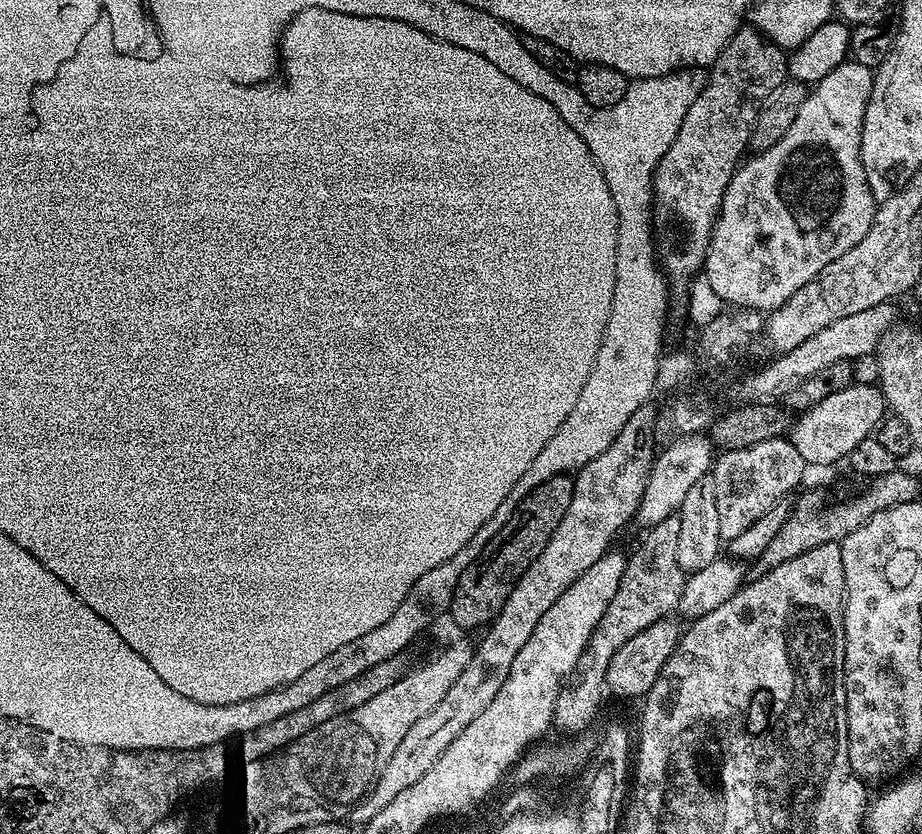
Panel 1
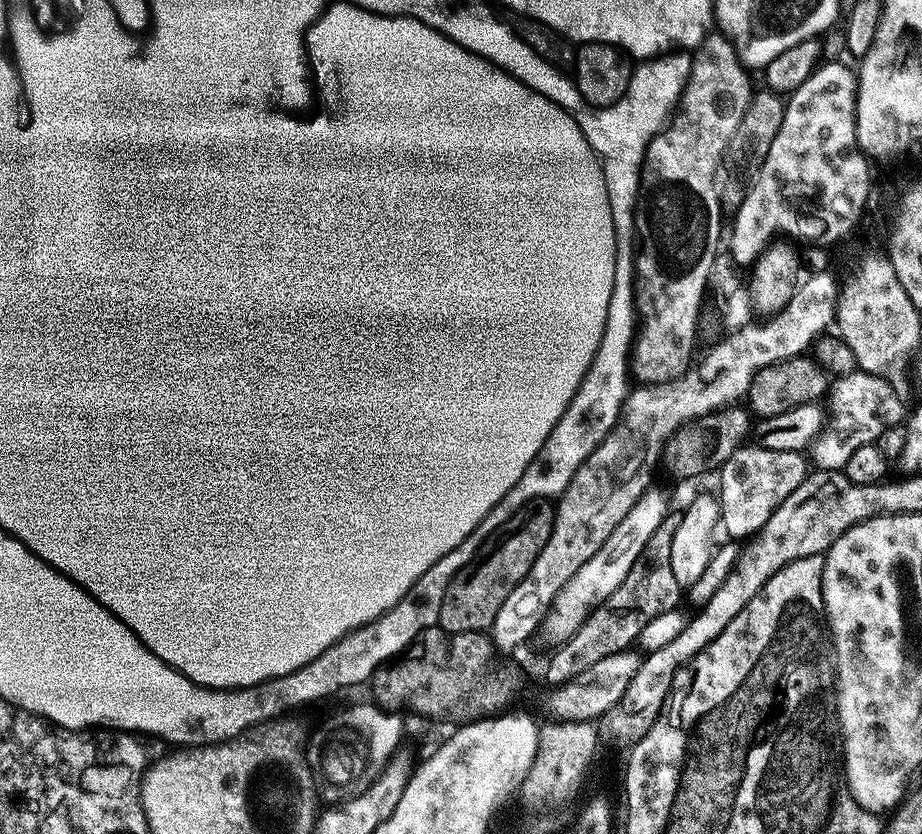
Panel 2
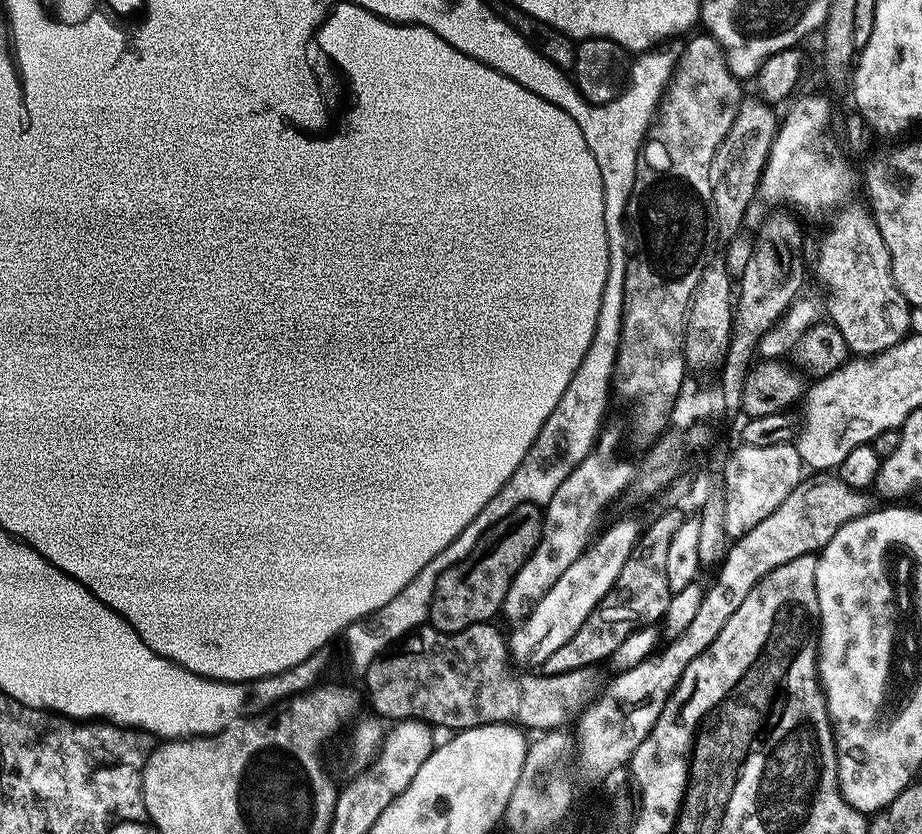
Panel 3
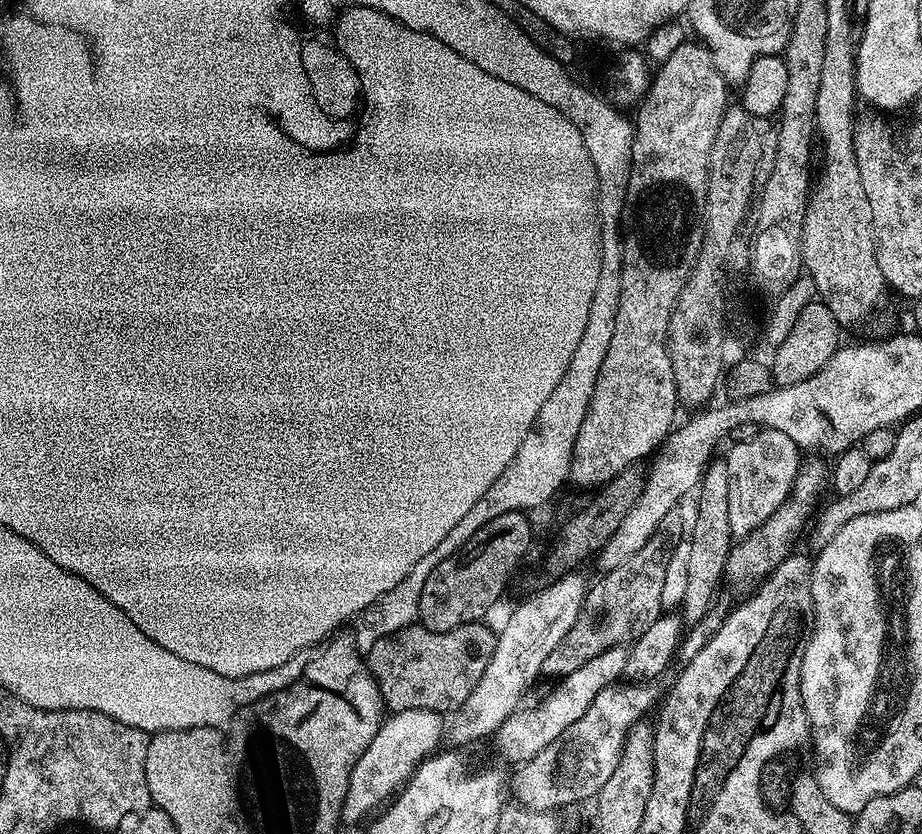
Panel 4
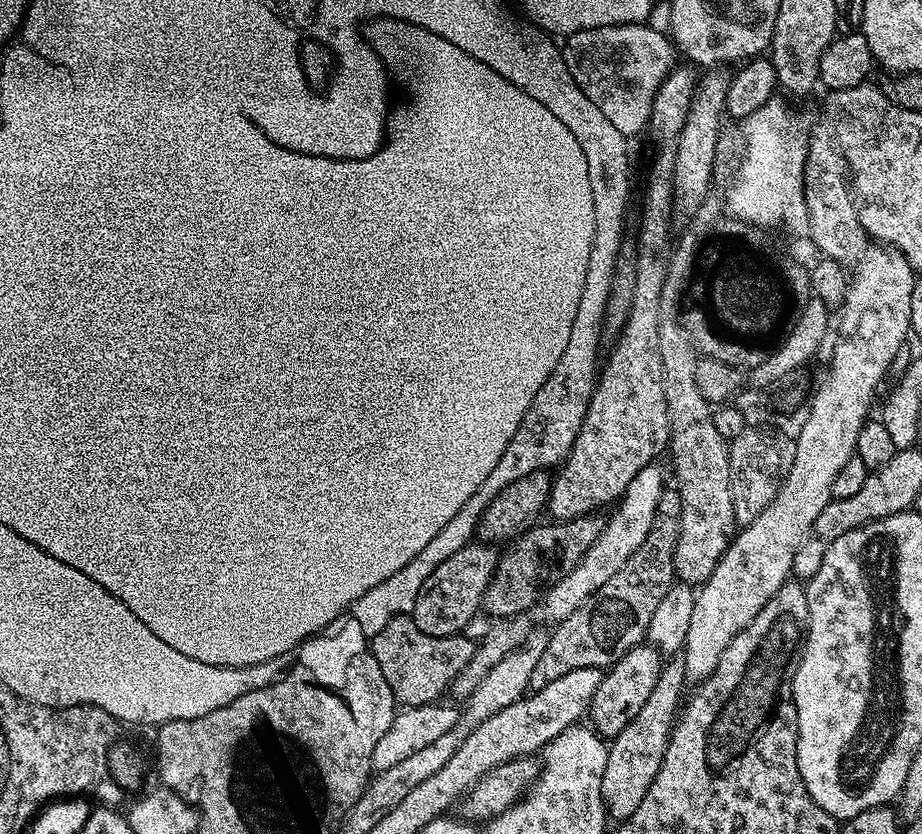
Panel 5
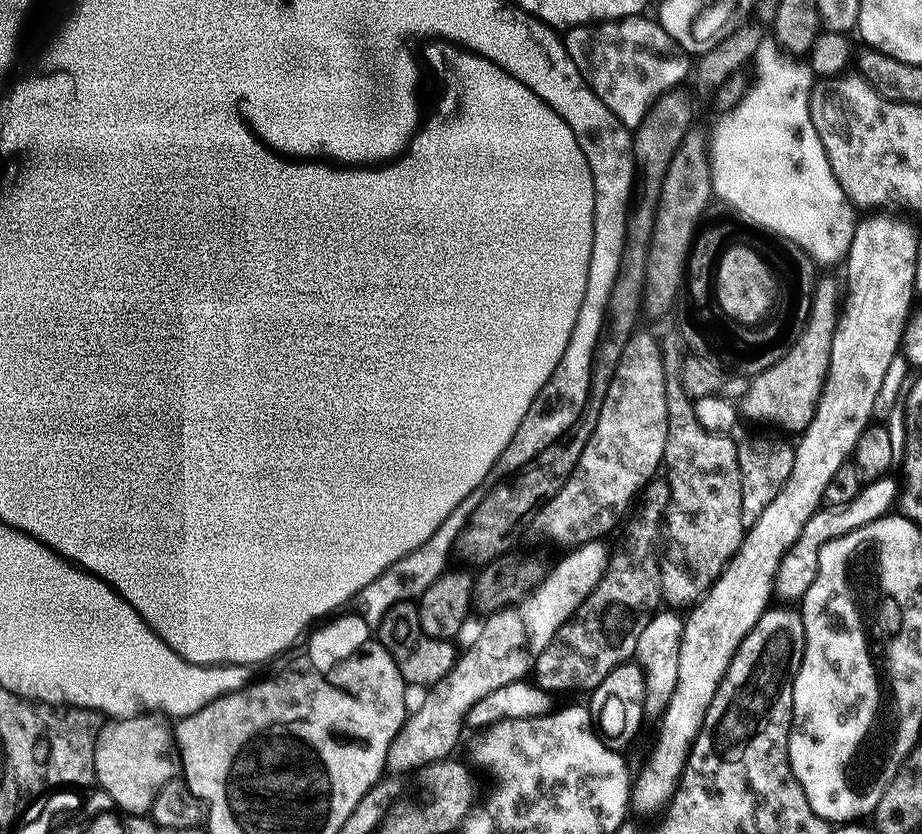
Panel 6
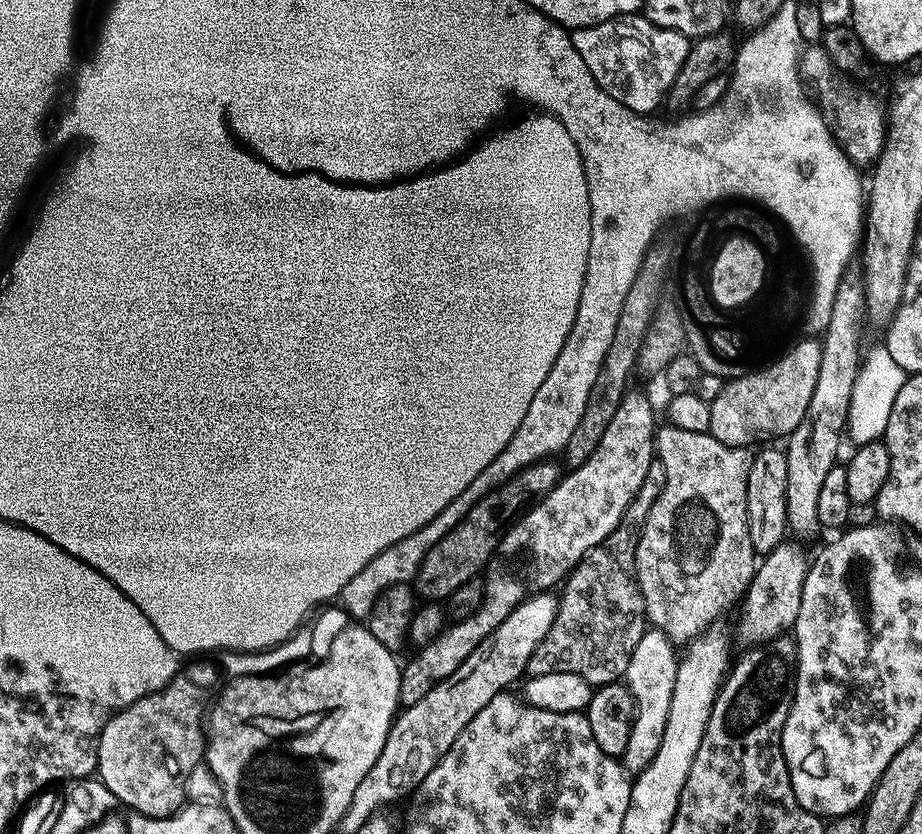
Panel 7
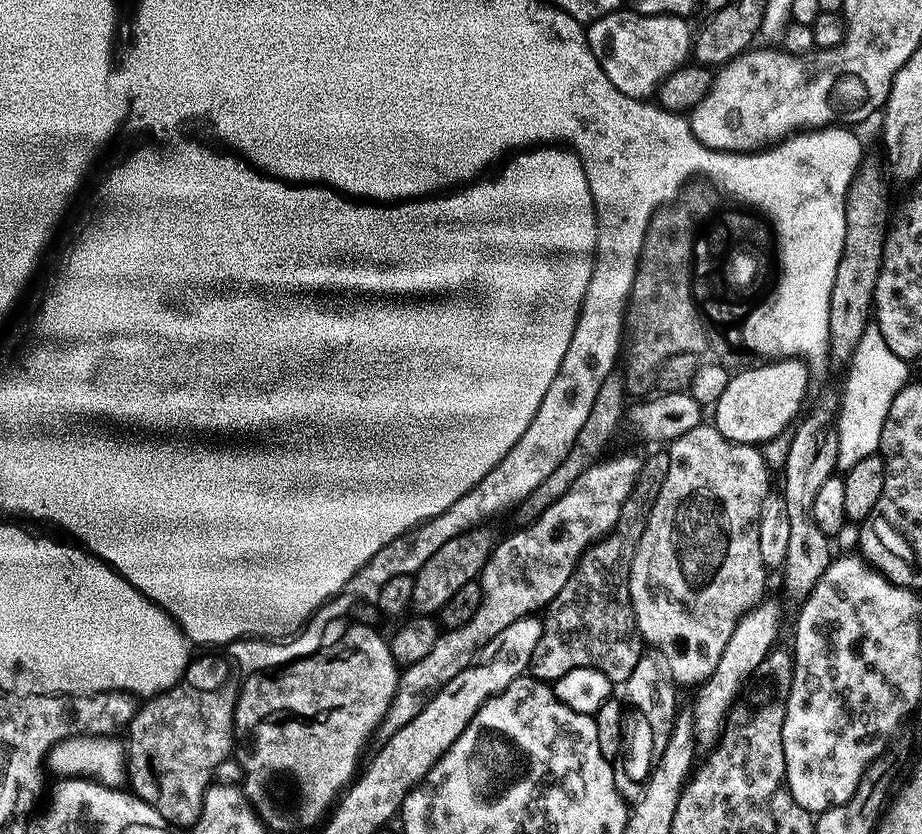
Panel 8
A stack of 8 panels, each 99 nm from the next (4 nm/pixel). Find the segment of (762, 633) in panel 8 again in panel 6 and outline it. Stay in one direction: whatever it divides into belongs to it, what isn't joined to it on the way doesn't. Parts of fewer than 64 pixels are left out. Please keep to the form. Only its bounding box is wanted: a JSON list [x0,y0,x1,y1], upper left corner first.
[774,475,898,602]

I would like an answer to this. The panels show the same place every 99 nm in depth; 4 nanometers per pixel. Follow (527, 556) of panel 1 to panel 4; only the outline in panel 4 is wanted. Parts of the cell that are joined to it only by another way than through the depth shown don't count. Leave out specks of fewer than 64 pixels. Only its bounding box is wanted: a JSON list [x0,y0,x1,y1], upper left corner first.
[418,511,532,631]

